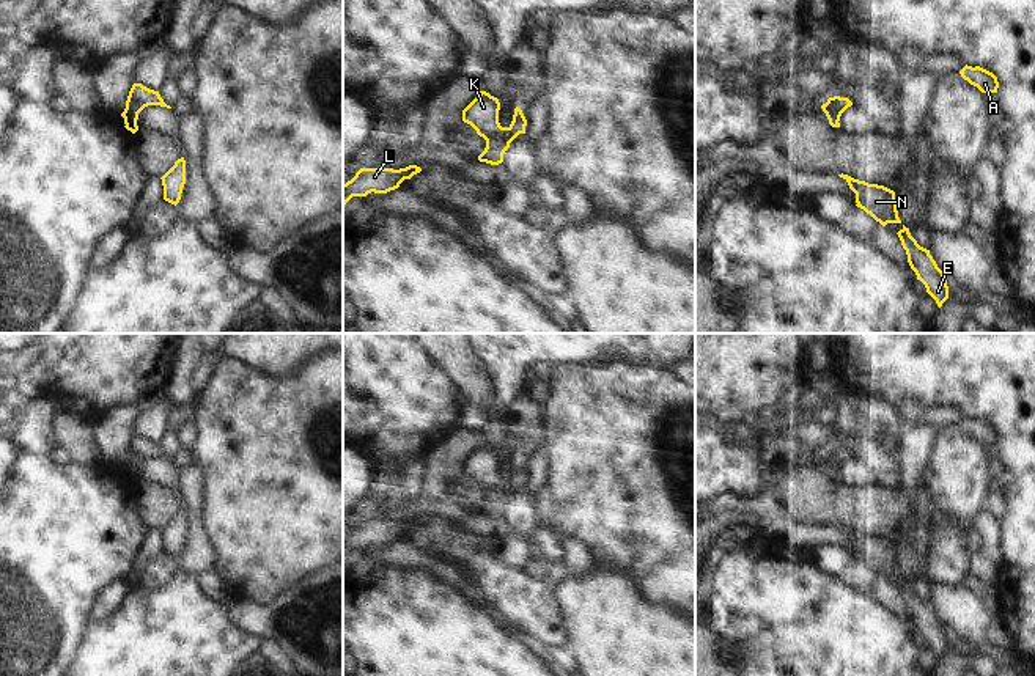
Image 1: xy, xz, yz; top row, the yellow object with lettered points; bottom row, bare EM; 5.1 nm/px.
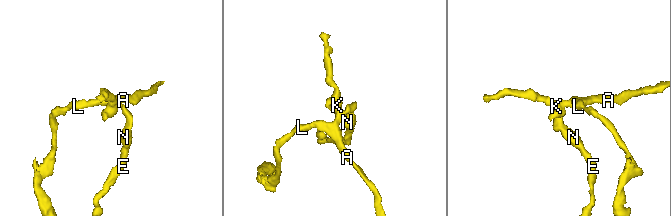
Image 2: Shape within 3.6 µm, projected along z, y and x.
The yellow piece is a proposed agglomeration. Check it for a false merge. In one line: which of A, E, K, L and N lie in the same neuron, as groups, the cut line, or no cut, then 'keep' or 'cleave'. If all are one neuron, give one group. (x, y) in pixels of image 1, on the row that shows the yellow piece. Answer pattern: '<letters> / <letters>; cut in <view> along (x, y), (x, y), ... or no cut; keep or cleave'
A E K L N; no cut; keep

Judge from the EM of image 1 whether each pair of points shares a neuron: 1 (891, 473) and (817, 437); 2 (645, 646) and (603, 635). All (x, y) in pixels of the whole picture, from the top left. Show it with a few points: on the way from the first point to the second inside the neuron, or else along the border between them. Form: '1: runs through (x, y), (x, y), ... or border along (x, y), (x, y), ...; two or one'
1: runs through (872, 455), (865, 448), (836, 437); one
2: runs through (634, 646), (625, 646), (614, 635); one

